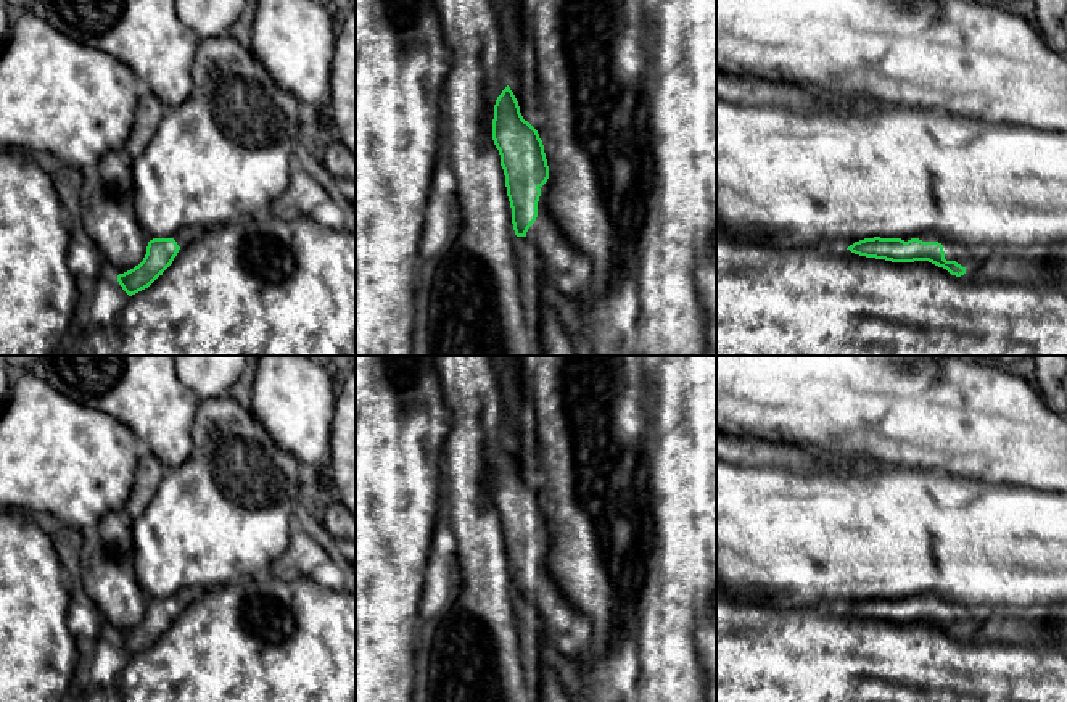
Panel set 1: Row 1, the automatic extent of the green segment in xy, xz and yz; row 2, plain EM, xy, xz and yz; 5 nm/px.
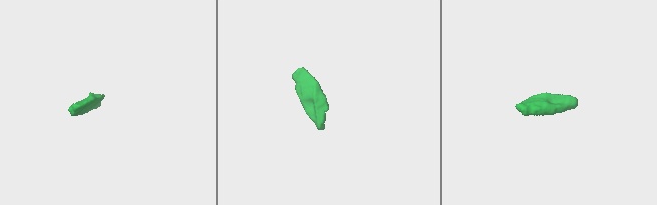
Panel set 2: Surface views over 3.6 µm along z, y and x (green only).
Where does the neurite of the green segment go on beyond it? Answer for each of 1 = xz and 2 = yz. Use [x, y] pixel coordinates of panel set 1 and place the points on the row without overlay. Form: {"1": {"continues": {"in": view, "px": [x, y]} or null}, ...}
{"1": {"continues": {"in": "xz", "px": [568, 630]}}, "2": {"continues": {"in": "yz", "px": [963, 615]}}}

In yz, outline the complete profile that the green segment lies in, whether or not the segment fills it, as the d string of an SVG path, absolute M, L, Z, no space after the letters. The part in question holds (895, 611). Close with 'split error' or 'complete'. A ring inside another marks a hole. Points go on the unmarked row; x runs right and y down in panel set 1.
M935 593L921 594L908 602L880 597L864 599L855 602L847 610L859 617L892 623L929 621L956 638L964 636L966 628L978 618L978 613L972 609L948 602Z; split error

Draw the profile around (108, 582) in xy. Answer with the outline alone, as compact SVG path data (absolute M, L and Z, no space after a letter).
M126 512L106 514L93 528L95 549L82 562L80 594L97 609L114 636L138 626L148 596L134 570L134 536Z

